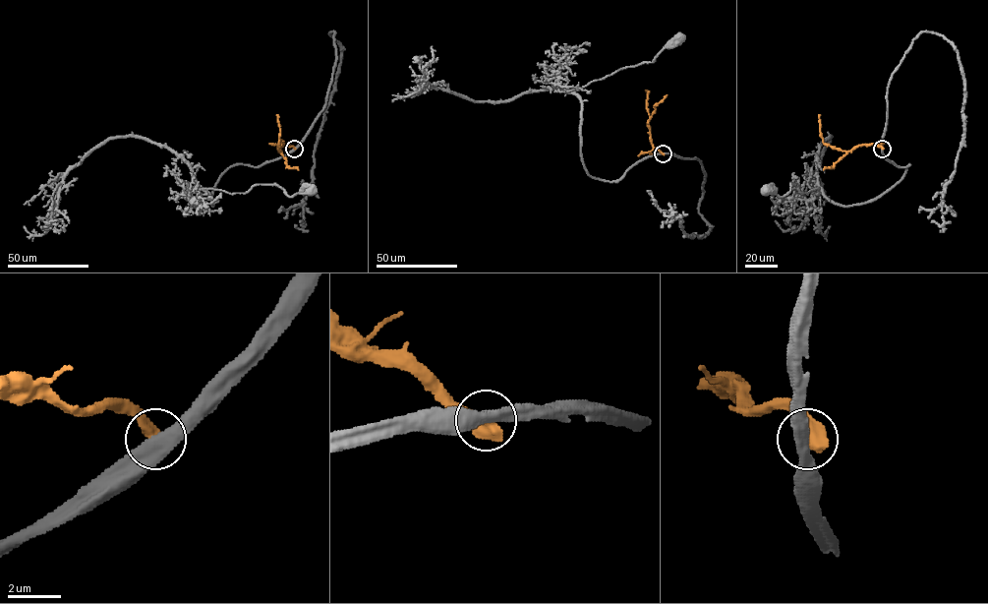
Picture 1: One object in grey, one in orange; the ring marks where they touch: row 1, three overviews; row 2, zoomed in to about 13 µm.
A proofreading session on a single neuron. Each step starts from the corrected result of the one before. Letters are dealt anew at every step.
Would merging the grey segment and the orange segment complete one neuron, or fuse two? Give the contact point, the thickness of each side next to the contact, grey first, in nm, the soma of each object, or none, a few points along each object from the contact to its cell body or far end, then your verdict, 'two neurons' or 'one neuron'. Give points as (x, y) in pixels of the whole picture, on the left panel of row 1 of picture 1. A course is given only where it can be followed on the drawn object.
place (294, 149); calibres 500 and 700 nm; soma grey (313, 191); soma orange none; course grey (295, 149), (259, 167), (230, 166), (212, 206), (203, 189), (312, 191); course orange (295, 149), (283, 144), (280, 151), (278, 149), (280, 132), (277, 114); two neurons

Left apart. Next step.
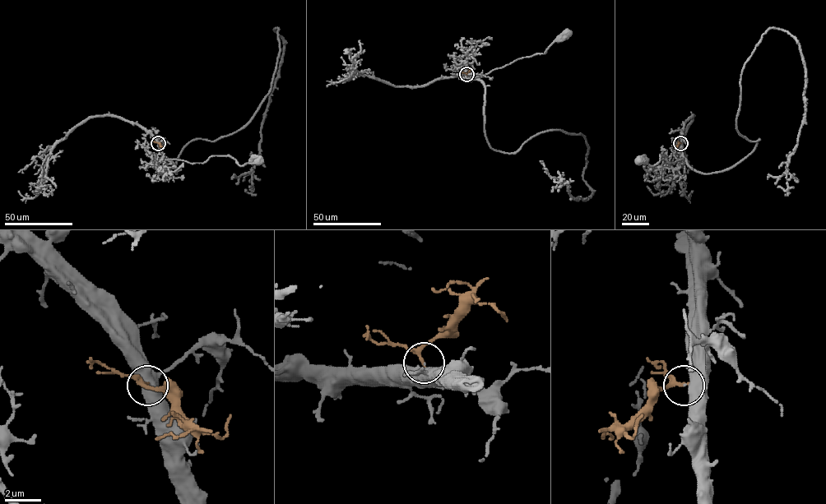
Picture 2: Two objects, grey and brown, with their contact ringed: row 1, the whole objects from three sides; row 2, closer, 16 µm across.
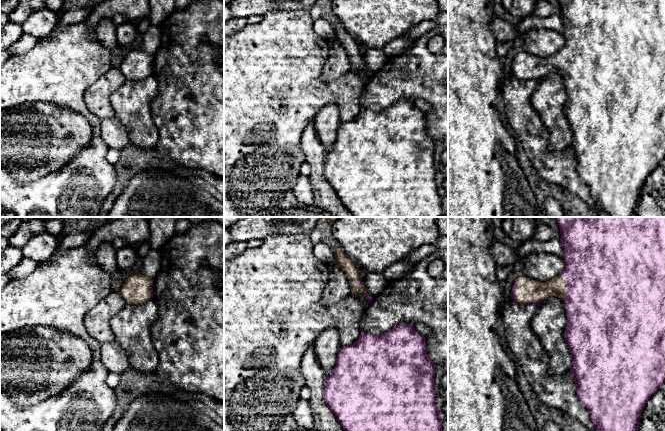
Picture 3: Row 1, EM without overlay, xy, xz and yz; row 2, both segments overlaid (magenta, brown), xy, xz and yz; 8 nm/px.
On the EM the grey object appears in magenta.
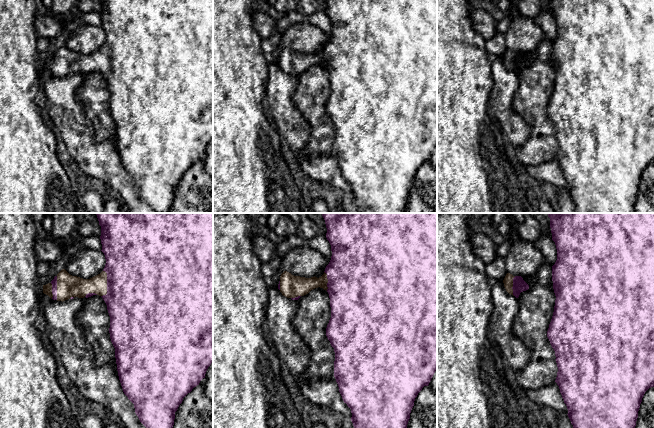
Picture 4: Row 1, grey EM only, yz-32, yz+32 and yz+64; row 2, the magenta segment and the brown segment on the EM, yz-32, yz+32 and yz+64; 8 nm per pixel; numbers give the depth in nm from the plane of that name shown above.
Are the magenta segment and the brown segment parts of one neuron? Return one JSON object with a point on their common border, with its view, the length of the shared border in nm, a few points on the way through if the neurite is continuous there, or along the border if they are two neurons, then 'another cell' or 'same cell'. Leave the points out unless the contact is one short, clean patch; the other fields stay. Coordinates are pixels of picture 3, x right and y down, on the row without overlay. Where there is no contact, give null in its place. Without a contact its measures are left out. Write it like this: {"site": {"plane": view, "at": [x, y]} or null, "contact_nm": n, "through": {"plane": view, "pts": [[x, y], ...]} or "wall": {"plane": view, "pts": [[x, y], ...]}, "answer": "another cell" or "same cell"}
{"site": {"plane": "yz", "at": [566, 63]}, "contact_nm": 220, "answer": "same cell"}

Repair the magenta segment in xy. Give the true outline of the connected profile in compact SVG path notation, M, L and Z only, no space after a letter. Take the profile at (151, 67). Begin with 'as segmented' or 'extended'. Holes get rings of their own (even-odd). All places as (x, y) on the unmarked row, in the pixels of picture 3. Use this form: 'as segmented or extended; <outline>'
extended; M130 48L118 71L127 80L139 81L153 74L153 56L146 51Z

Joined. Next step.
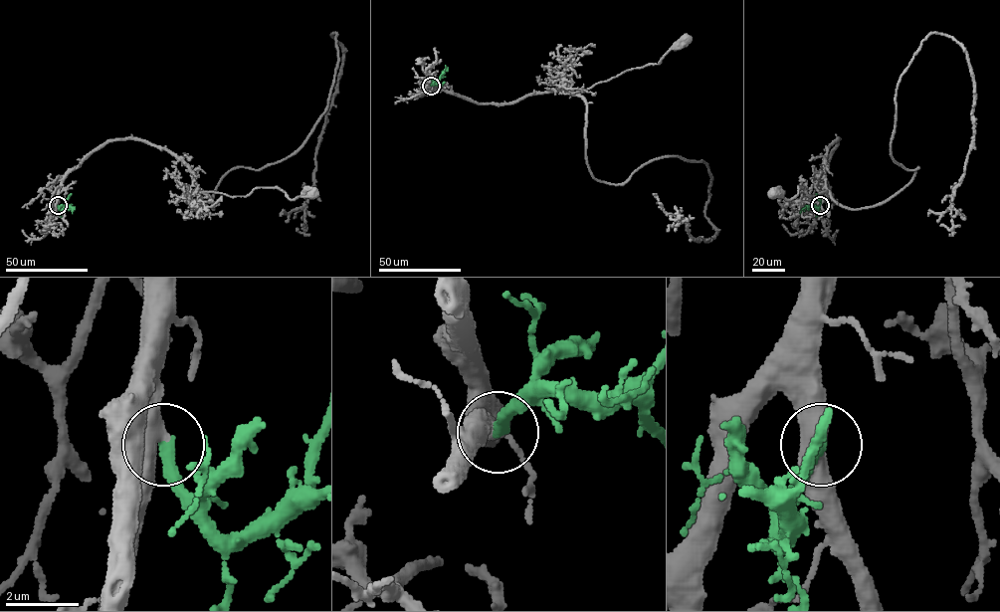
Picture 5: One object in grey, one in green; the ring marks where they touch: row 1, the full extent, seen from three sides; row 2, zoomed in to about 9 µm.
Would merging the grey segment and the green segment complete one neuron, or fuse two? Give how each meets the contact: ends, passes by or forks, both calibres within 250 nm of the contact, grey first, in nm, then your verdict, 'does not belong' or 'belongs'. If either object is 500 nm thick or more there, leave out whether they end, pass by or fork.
500 nm thick on the grey side, 360 nm on the other; belongs

